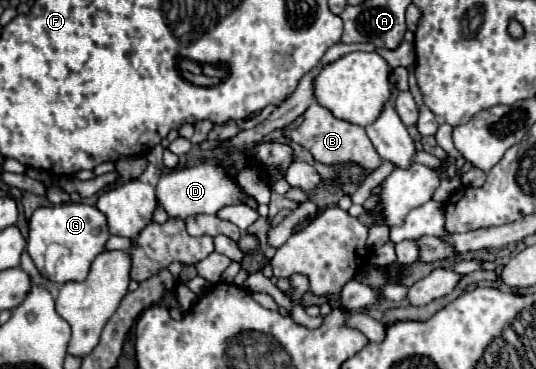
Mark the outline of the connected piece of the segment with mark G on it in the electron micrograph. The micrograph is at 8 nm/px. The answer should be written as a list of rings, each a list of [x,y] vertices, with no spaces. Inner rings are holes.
[[[67,202],[61,206],[45,206],[45,208],[37,208],[29,220],[27,252],[33,258],[33,264],[37,266],[41,276],[47,276],[51,282],[57,282],[57,284],[81,282],[87,278],[87,272],[89,272],[95,256],[105,250],[105,242],[109,240],[109,236],[111,234],[107,228],[107,218],[95,206],[75,204],[75,202],[71,202],[71,204]],[[49,244],[61,244],[61,246],[69,248],[69,258],[59,260],[59,268],[53,276],[45,272],[45,250]]]

